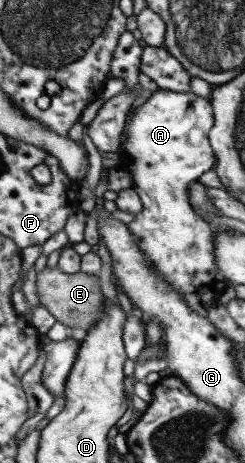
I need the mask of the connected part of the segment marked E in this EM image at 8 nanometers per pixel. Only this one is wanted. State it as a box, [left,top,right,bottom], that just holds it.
[36,267,103,333]

